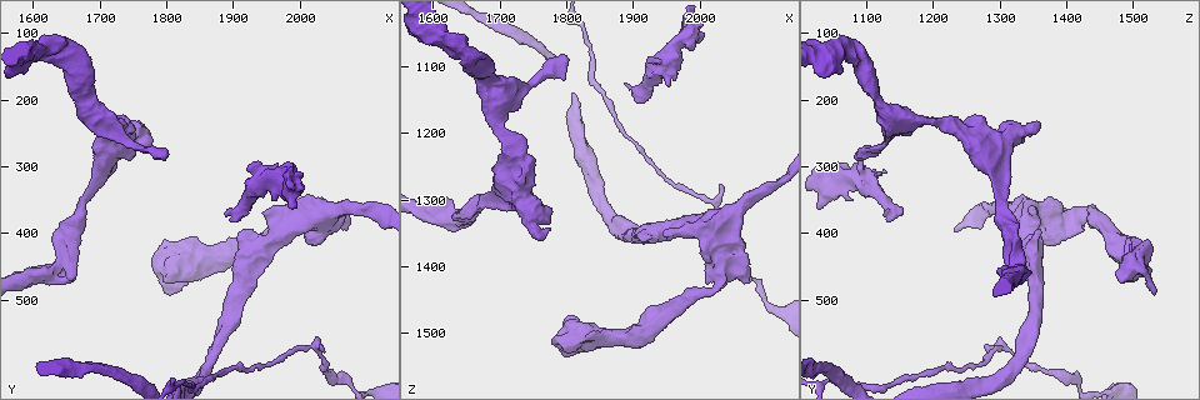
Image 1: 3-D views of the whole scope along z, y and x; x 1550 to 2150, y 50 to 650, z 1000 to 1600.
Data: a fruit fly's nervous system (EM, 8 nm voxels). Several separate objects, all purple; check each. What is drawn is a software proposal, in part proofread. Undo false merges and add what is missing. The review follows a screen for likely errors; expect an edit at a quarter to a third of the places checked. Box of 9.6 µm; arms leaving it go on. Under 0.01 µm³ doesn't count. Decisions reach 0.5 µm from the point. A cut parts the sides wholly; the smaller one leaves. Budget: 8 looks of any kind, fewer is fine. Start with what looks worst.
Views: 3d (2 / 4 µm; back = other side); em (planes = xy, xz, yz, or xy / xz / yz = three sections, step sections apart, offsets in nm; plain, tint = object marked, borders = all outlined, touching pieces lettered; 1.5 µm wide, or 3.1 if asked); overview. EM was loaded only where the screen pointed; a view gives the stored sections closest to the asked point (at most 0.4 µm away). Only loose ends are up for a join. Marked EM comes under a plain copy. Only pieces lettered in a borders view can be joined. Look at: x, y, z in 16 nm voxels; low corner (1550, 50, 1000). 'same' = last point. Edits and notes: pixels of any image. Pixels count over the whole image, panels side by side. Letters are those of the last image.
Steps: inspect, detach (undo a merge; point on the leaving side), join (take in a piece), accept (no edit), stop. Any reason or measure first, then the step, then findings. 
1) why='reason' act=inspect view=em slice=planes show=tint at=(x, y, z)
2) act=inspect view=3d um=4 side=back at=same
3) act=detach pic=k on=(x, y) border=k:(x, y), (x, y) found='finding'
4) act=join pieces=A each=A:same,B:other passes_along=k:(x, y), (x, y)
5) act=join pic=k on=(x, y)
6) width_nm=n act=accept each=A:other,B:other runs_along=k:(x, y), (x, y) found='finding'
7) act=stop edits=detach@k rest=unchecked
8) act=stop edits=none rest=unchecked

why='free end' act=inspect view=em slice=yz step=8 show=tint at=(1770, 250, 1345)

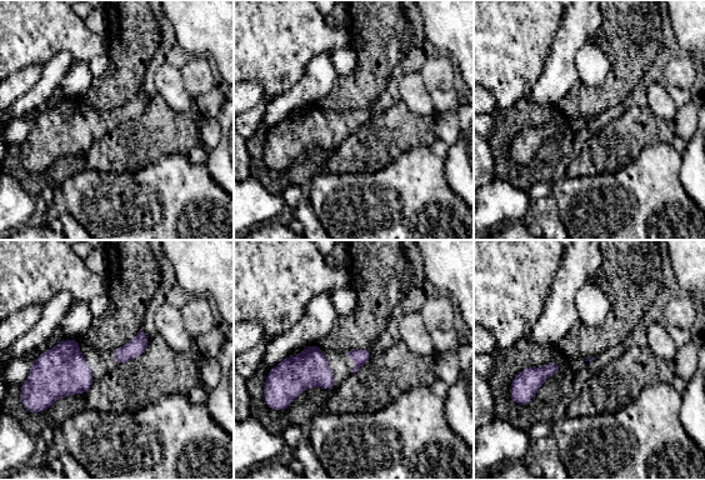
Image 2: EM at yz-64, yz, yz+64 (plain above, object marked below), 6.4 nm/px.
act=inspect view=em slice=planes show=borders at=same

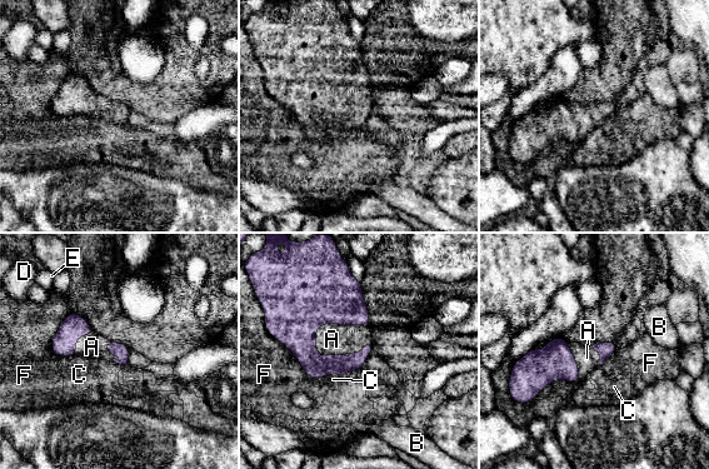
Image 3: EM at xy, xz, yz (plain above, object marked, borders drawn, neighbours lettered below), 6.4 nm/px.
act=join pieces=A each=A:same,B:other,C:other,D:other,E:other,F:other passes_along=3:(314, 288), (330, 323), (331, 339) found='it goes on there'

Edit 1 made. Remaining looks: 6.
why='stops while still wide' act=inspect view=3d um=2 at=(1945, 370, 1345)

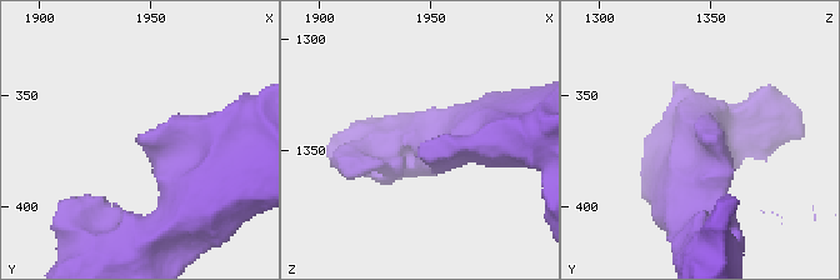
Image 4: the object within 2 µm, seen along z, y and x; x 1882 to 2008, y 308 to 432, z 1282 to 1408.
why='now the EM' act=inspect view=em slice=planes show=tint at=(1945, 370, 1346)

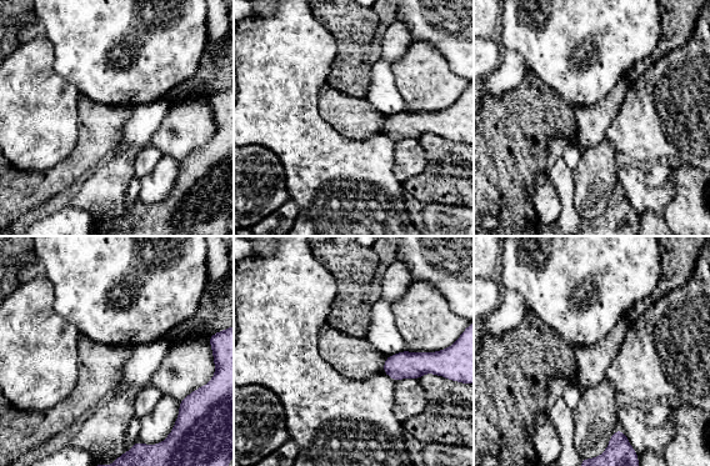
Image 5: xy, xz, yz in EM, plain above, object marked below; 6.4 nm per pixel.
act=inspect view=em slice=planes show=borders at=same

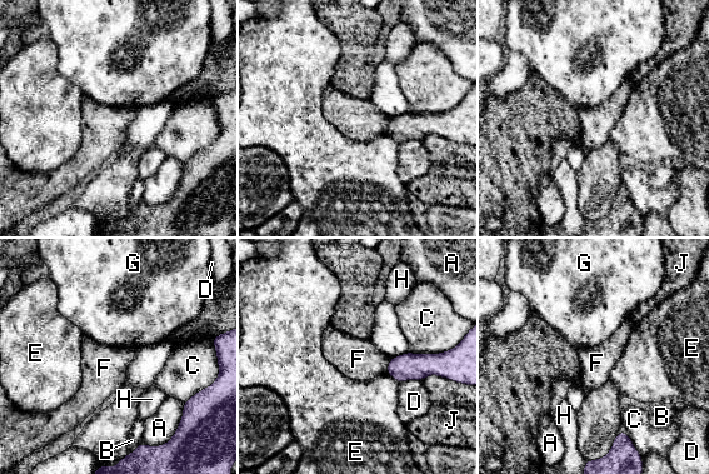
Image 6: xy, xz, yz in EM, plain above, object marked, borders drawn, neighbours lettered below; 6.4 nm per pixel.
longest_contact=C:460nm act=accept each=A:other,B:other,C:other,D:other,E:other,F:other,G:other,H:other,J:other runs_along=6:(465, 352), (452, 364), (389, 370) found='no lettered piece goes on from it'

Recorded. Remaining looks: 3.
act=stop edits=join@3 rest=unchecked

